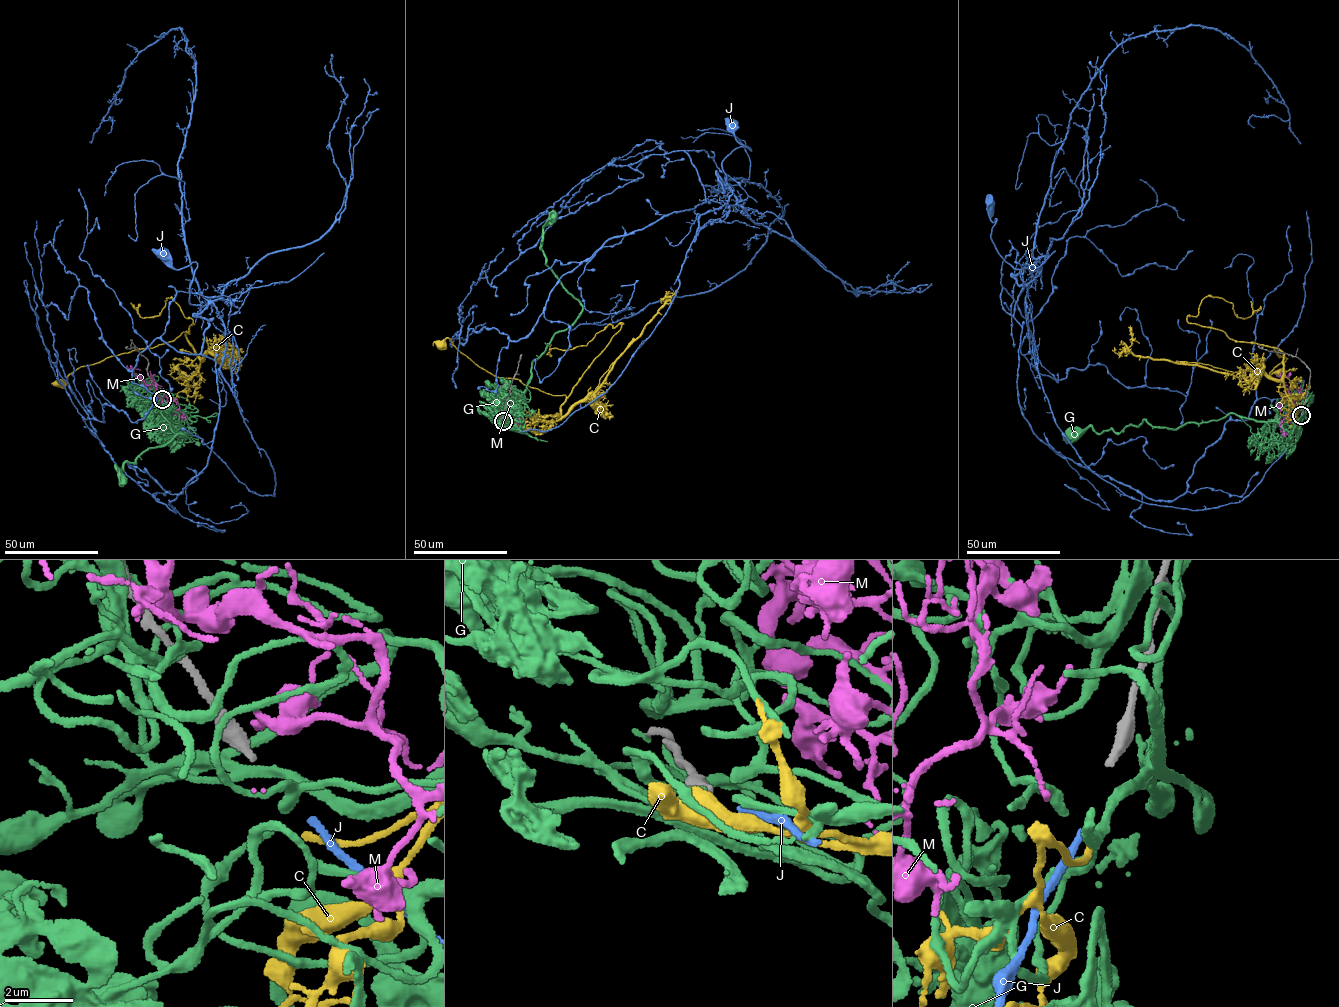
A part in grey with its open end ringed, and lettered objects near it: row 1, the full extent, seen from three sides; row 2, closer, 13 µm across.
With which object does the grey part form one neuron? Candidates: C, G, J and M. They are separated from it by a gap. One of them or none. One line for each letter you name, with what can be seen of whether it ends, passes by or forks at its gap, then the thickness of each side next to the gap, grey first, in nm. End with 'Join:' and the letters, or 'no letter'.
J: it ends; calibres 320 and 200 nm
Join: J

